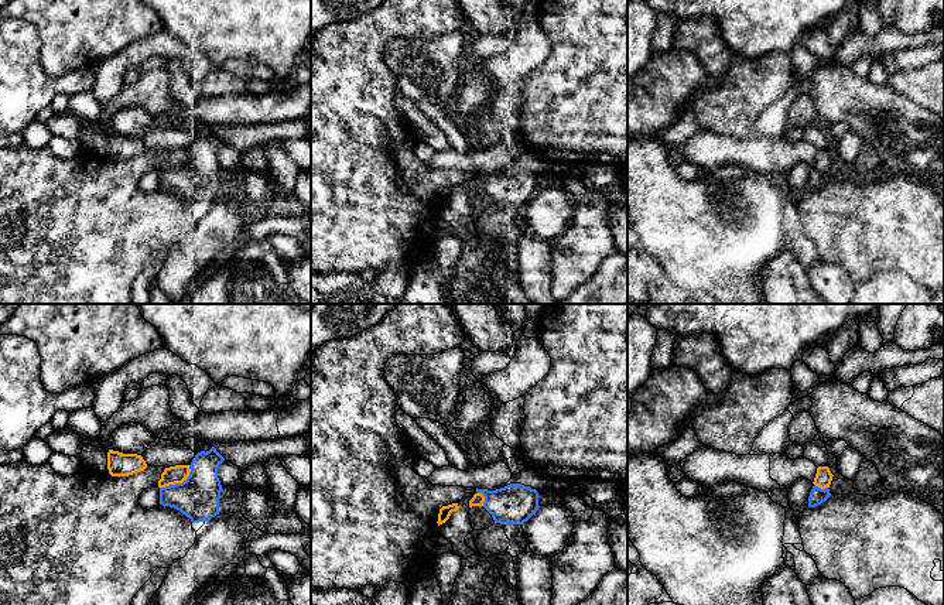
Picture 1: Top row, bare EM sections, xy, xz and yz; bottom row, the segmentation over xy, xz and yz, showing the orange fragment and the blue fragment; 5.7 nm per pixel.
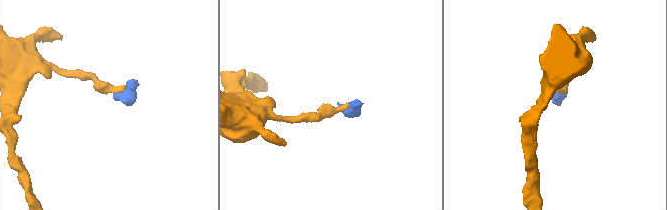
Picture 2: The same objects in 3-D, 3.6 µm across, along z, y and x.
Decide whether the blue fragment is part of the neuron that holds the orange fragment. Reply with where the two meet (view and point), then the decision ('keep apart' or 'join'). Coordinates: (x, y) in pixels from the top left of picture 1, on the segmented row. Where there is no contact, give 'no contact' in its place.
meets orange in xy at (178, 482); keep apart

